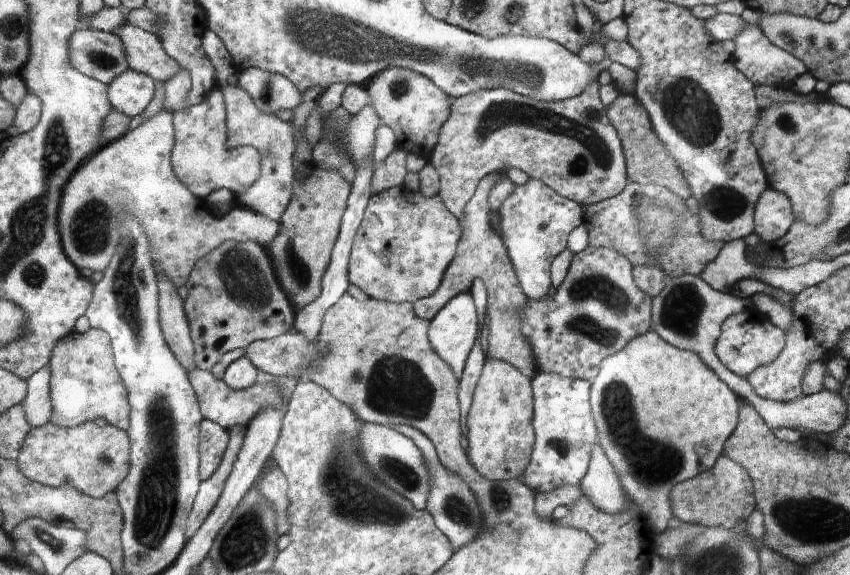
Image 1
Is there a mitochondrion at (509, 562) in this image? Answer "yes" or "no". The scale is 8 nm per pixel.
no

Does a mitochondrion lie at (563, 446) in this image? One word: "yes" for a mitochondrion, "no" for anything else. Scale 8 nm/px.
yes

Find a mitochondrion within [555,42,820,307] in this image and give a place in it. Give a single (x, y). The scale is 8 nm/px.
(688, 108)

